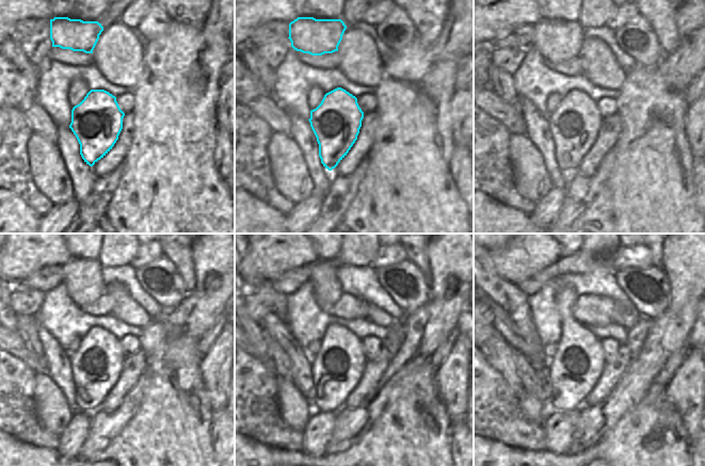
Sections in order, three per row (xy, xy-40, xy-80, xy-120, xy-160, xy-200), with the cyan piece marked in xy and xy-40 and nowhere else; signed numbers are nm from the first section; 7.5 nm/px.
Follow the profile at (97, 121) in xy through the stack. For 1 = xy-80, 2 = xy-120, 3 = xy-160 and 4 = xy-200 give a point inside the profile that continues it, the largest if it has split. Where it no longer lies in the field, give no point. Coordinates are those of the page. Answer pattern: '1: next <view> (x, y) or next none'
1: next xy-80 (575, 124)
2: next xy-120 (96, 365)
3: next xy-160 (337, 368)
4: next xy-200 (579, 360)

